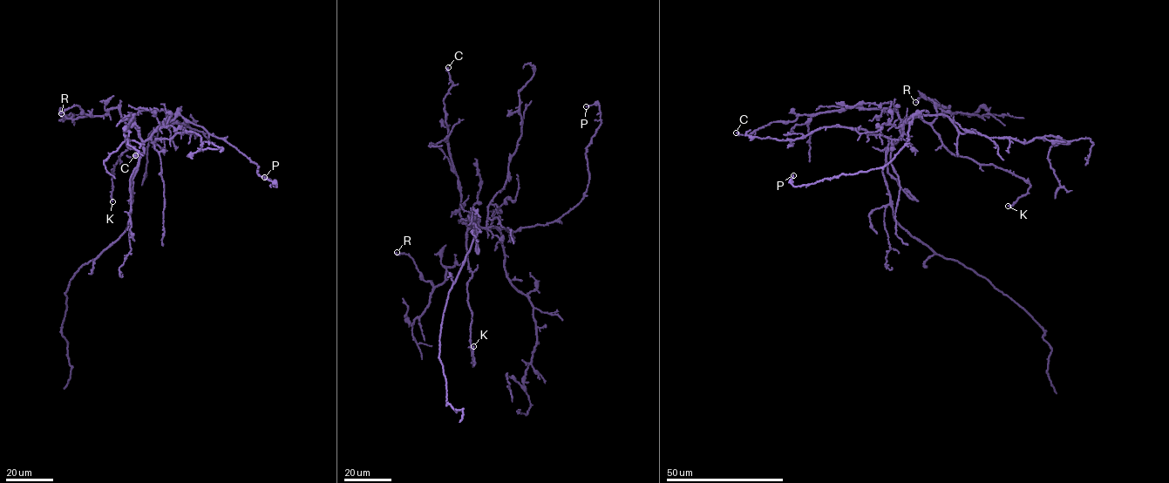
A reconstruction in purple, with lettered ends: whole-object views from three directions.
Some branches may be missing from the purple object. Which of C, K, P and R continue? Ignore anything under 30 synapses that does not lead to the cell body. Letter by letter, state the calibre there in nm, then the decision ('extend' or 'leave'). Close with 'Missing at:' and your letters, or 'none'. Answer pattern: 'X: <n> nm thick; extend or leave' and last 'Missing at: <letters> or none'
C: 360 nm thick; leave
K: 260 nm thick; leave
P: 110 nm thick; leave
R: 180 nm thick; leave
Missing at: none

